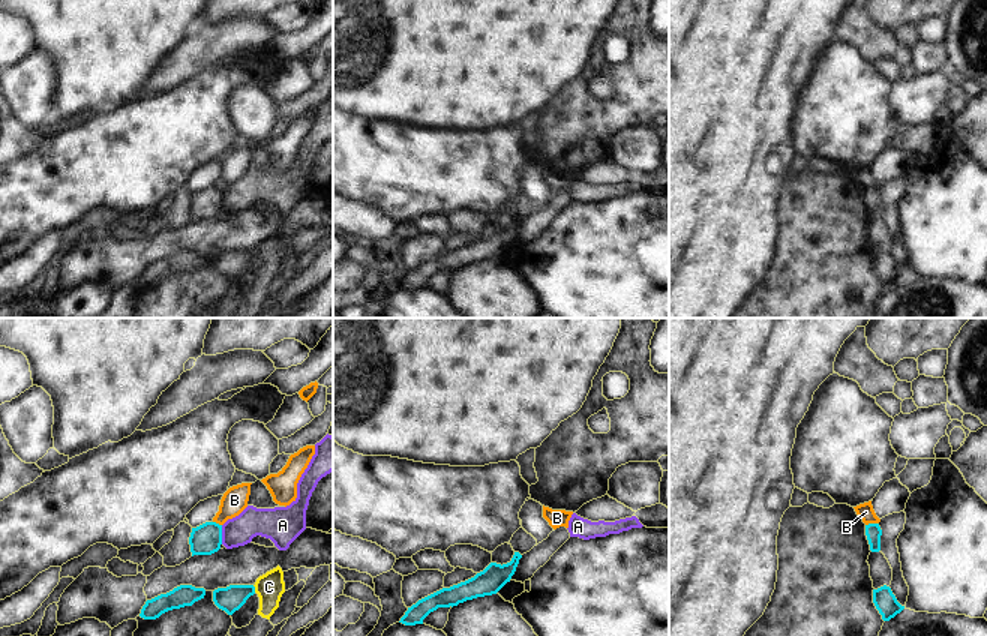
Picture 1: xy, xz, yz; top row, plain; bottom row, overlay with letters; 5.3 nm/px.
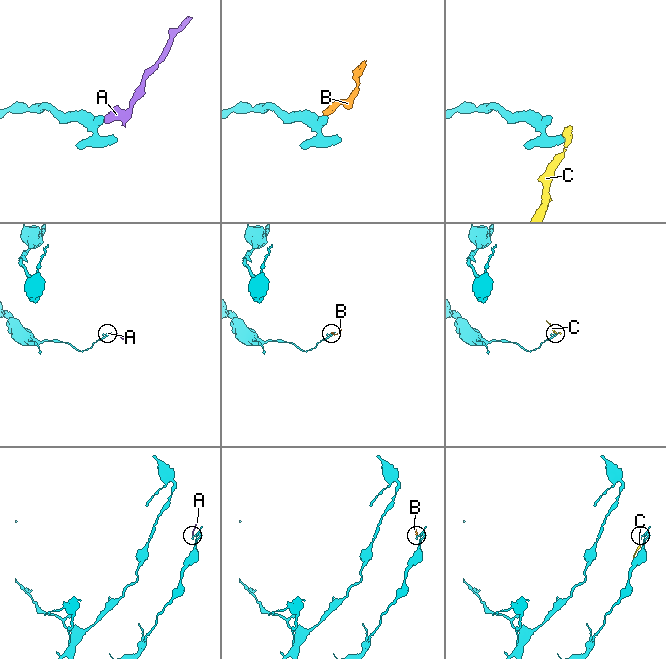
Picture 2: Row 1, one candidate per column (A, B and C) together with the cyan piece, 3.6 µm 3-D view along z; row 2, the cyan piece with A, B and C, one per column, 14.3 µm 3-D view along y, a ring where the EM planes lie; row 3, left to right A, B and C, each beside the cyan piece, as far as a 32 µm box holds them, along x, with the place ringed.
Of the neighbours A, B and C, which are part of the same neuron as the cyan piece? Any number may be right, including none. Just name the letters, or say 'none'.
none

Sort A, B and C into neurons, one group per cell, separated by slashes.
A C / B

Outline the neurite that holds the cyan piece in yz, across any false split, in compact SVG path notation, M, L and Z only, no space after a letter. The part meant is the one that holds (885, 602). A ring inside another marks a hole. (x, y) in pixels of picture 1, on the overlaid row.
M884 585L878 590L873 590L873 603L879 614L882 615L884 621L890 621L897 614L900 614L904 606L902 606L896 596L892 594L891 588Z

